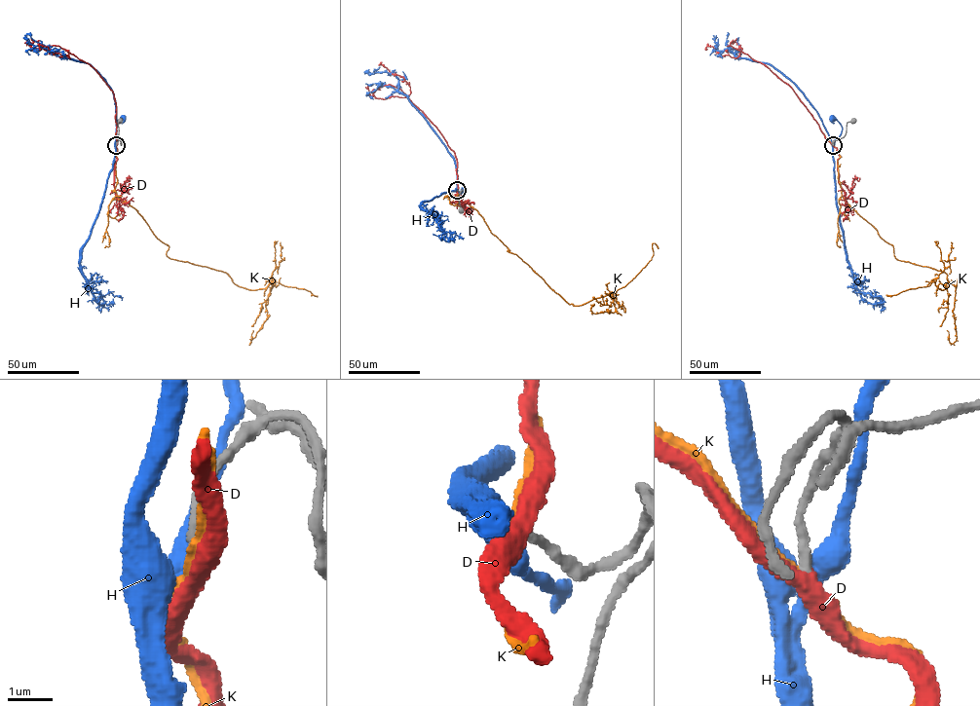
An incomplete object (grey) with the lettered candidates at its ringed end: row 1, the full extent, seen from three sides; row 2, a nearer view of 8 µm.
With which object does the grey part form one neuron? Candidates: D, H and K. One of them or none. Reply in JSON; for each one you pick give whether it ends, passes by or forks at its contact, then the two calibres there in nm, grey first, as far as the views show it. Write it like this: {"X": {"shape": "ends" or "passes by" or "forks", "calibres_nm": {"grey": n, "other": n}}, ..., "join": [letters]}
{"D": {"shape": "passes by", "calibres_nm": {"grey": 220, "other": 400}}, "join": ["D"]}

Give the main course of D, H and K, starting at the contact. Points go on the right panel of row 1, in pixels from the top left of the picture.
D: (833, 145), (788, 85), (728, 46), (735, 42), (742, 50), (736, 57), (721, 55), (707, 45), (707, 50)
H: (833, 144), (842, 127), (832, 118)
K: (833, 145), (846, 202), (896, 259), (944, 272), (949, 285), (938, 287), (956, 287), (953, 344), (947, 330)

